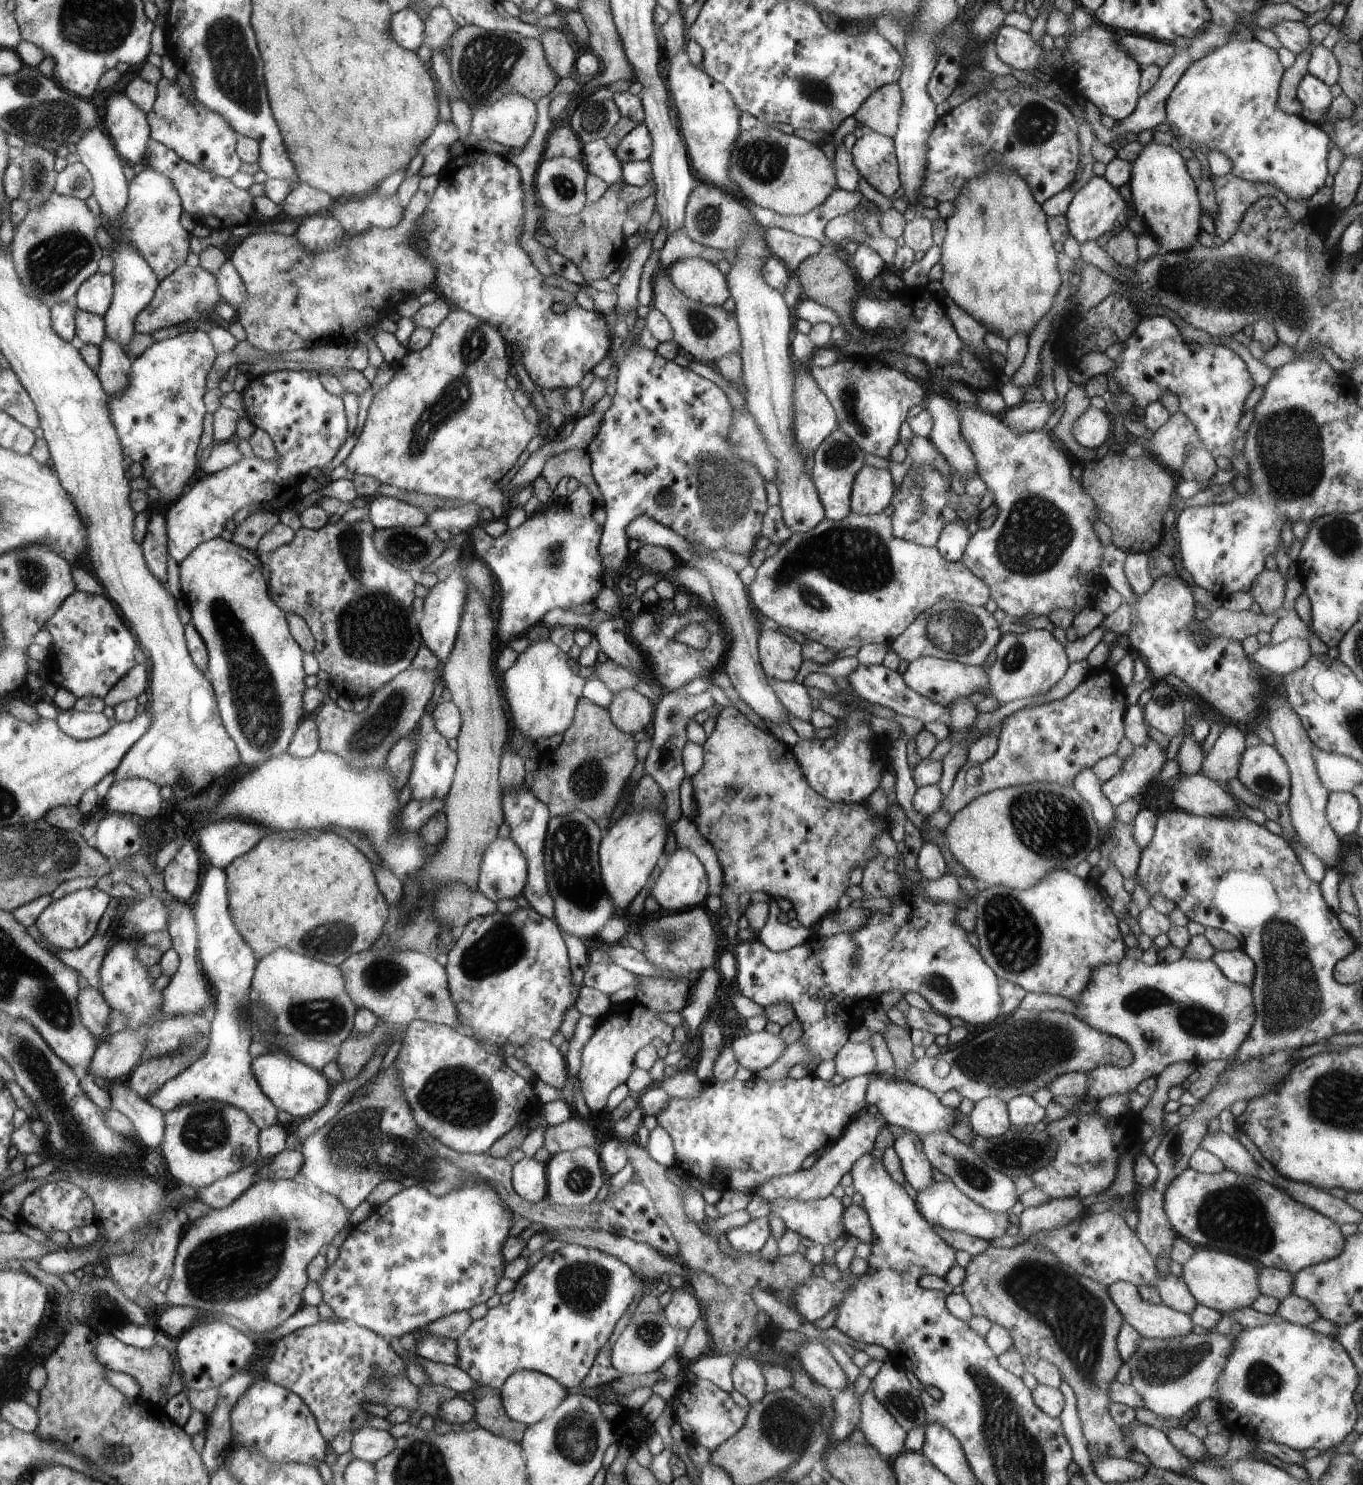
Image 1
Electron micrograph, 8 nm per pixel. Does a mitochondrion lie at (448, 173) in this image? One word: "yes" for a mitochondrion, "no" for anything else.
no

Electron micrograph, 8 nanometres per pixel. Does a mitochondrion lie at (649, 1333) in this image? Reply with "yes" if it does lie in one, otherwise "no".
yes

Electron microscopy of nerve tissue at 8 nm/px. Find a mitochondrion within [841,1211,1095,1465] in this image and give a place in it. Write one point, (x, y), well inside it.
(904, 1403)

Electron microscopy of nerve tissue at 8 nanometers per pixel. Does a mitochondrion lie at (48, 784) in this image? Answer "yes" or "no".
no

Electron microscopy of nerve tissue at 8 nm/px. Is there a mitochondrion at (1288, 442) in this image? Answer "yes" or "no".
yes

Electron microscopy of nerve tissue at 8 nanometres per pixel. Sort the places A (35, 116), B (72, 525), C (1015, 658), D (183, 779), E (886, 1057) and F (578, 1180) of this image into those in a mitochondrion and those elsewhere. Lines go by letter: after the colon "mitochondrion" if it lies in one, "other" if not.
A: mitochondrion
B: other
C: mitochondrion
D: mitochondrion
E: other
F: mitochondrion

